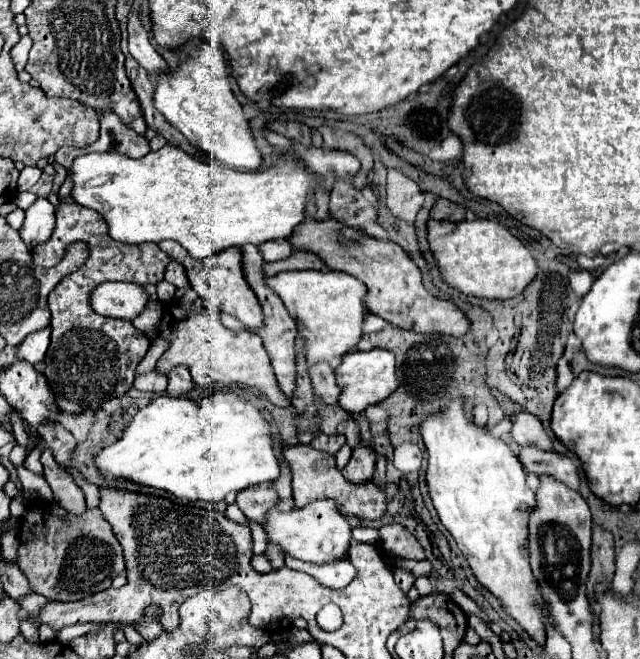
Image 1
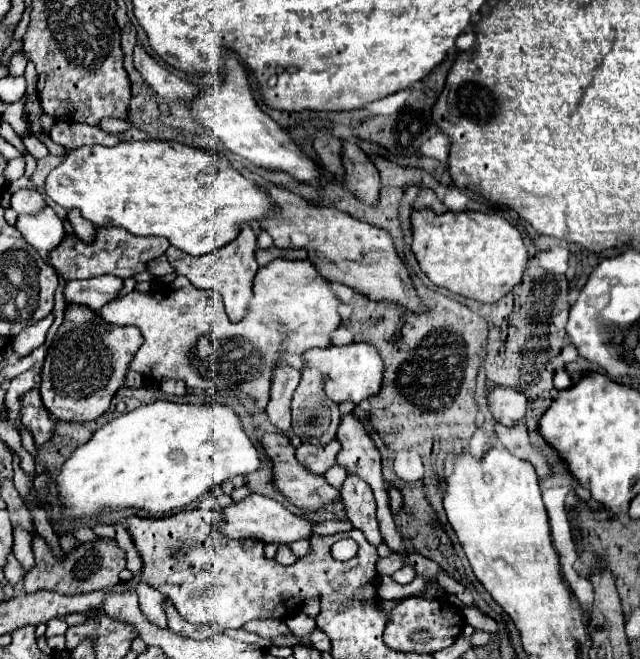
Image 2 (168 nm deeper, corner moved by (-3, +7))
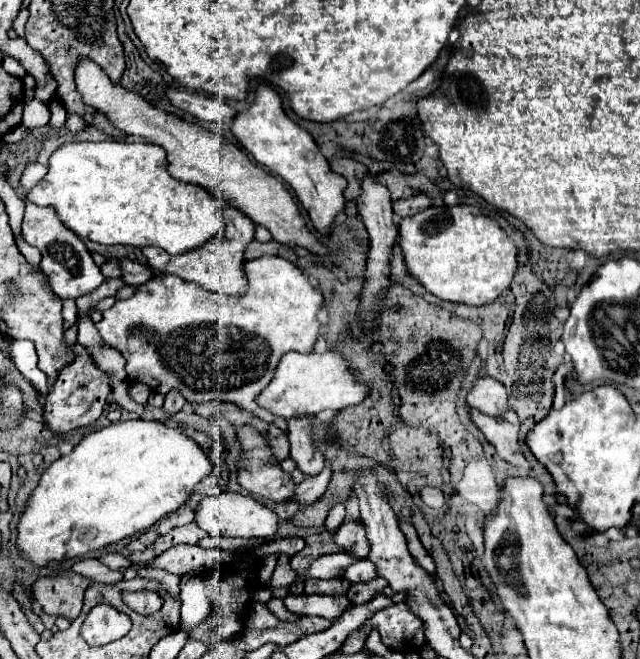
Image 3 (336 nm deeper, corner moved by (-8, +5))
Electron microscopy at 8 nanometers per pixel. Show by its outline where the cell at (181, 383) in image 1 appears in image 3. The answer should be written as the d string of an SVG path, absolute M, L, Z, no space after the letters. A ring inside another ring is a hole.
M171 391L171 393L165 395L165 405L163 405L163 409L165 409L167 413L177 413L177 411L181 411L181 407L183 407L185 403L187 403L187 401L185 401L185 397L183 397L179 391Z

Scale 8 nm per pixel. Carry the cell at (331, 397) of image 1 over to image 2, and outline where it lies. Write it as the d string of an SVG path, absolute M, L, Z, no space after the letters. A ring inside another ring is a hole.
M306 369L302 371L300 385L294 391L292 399L292 431L294 435L300 437L302 443L312 443L312 445L324 445L336 439L336 429L340 425L340 411L334 401L326 397L322 391L322 377L316 369Z

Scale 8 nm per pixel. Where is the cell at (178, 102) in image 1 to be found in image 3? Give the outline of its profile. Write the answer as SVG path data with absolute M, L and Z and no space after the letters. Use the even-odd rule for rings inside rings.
M257 85L255 101L251 103L245 115L233 117L231 131L237 137L237 141L243 145L243 149L249 151L259 165L279 175L297 193L315 229L321 235L327 235L335 215L341 213L345 207L343 189L347 181L329 169L329 161L323 157L313 137L283 113L281 97L277 95L277 91L271 89L269 85Z

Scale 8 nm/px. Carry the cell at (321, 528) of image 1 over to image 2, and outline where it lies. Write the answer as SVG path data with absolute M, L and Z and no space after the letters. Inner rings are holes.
M250 493L246 499L232 503L226 509L218 509L218 513L222 519L220 523L216 523L216 529L224 531L224 535L234 539L252 537L252 539L260 539L262 543L276 543L276 545L290 545L298 539L310 539L312 527L316 523L316 521L308 521L306 517L292 515L288 509L282 507L282 503L256 493Z

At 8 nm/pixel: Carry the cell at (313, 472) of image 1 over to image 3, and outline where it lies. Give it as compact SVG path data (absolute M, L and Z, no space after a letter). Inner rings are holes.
M241 427L237 431L237 437L239 437L239 441L245 447L245 461L243 461L241 471L239 471L239 483L241 483L241 487L249 489L251 493L255 493L259 497L271 499L271 501L289 501L295 495L295 483L293 483L291 475L285 473L281 469L279 461L275 459L273 451L271 451L271 445L269 445L269 439L265 435L261 435L253 427Z

